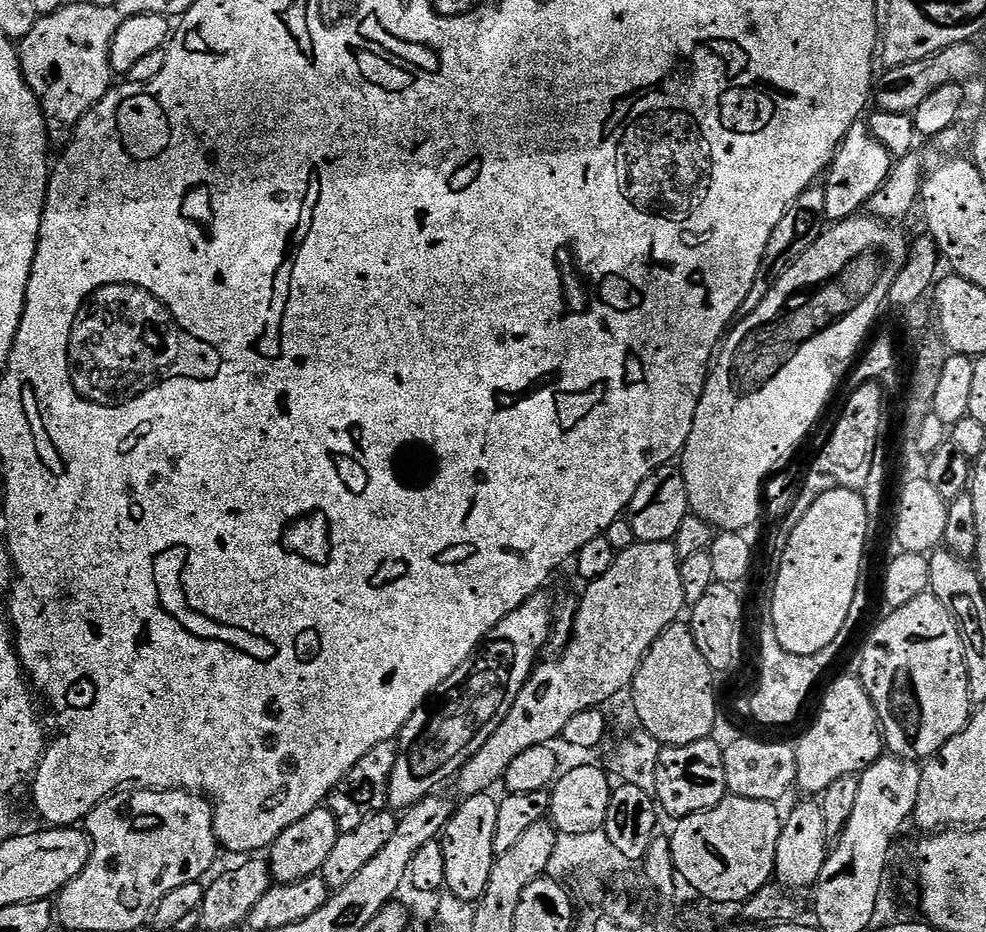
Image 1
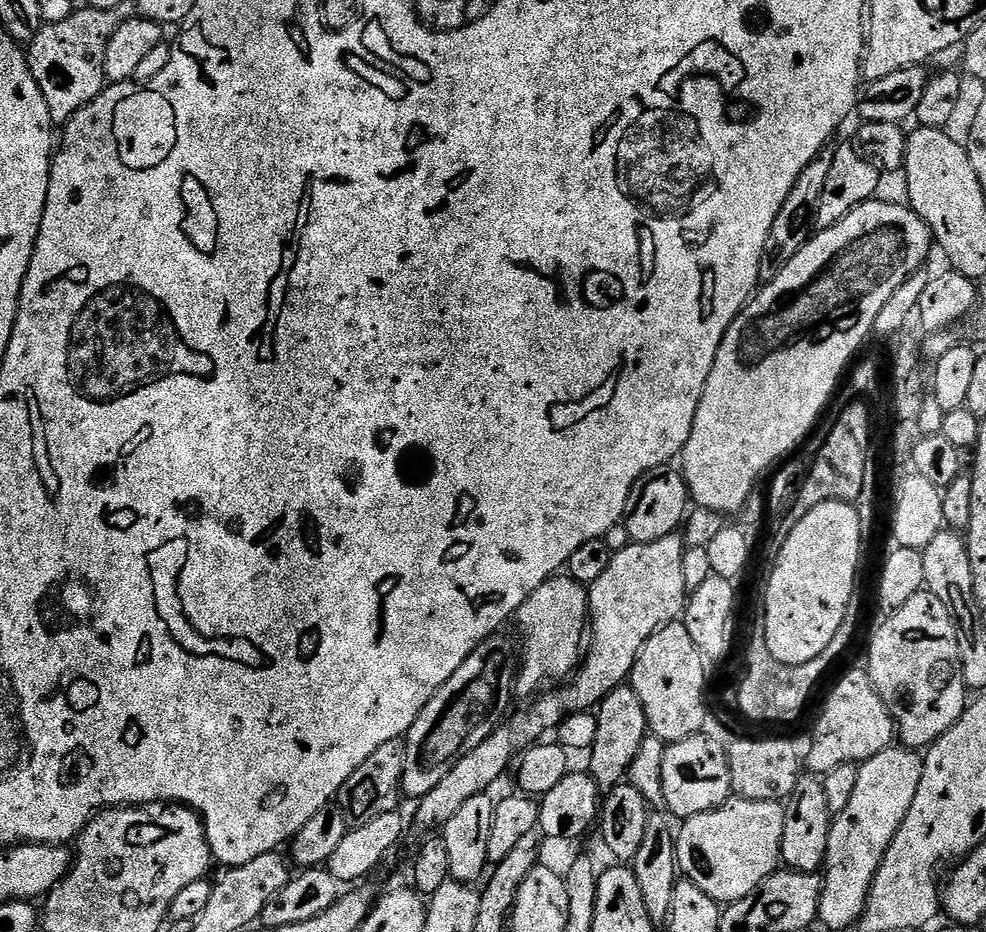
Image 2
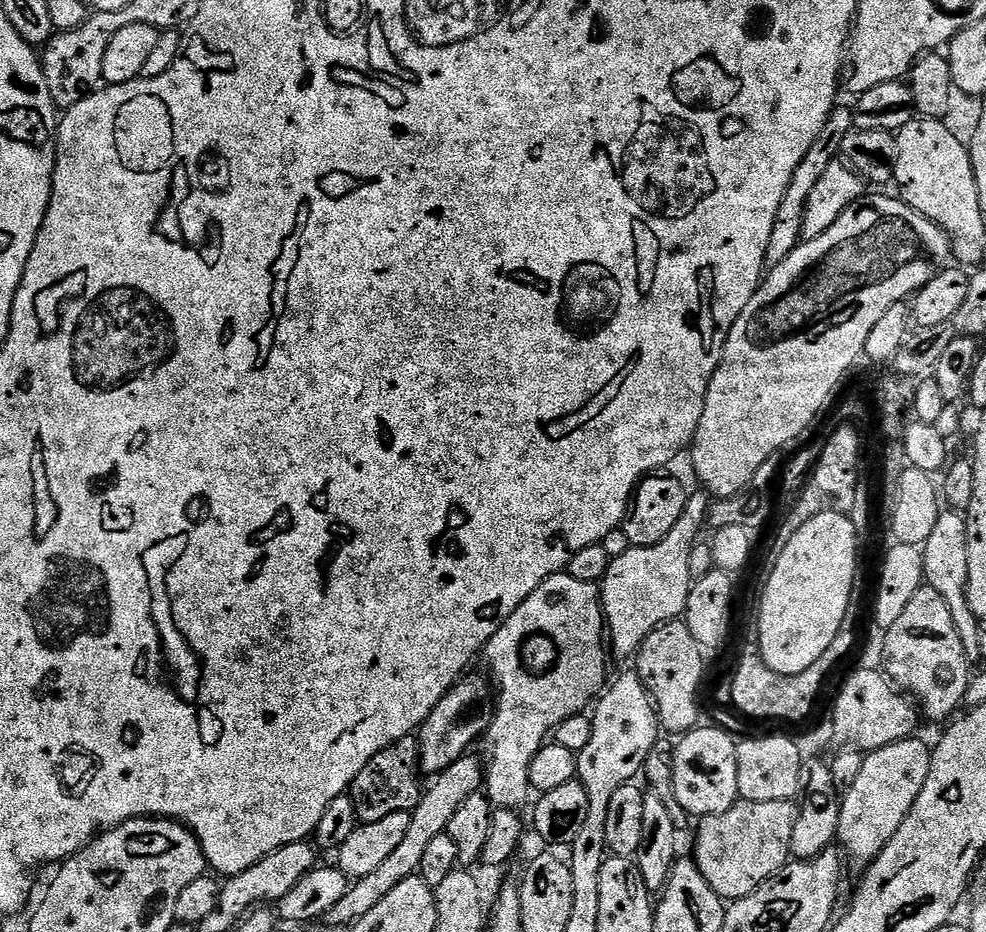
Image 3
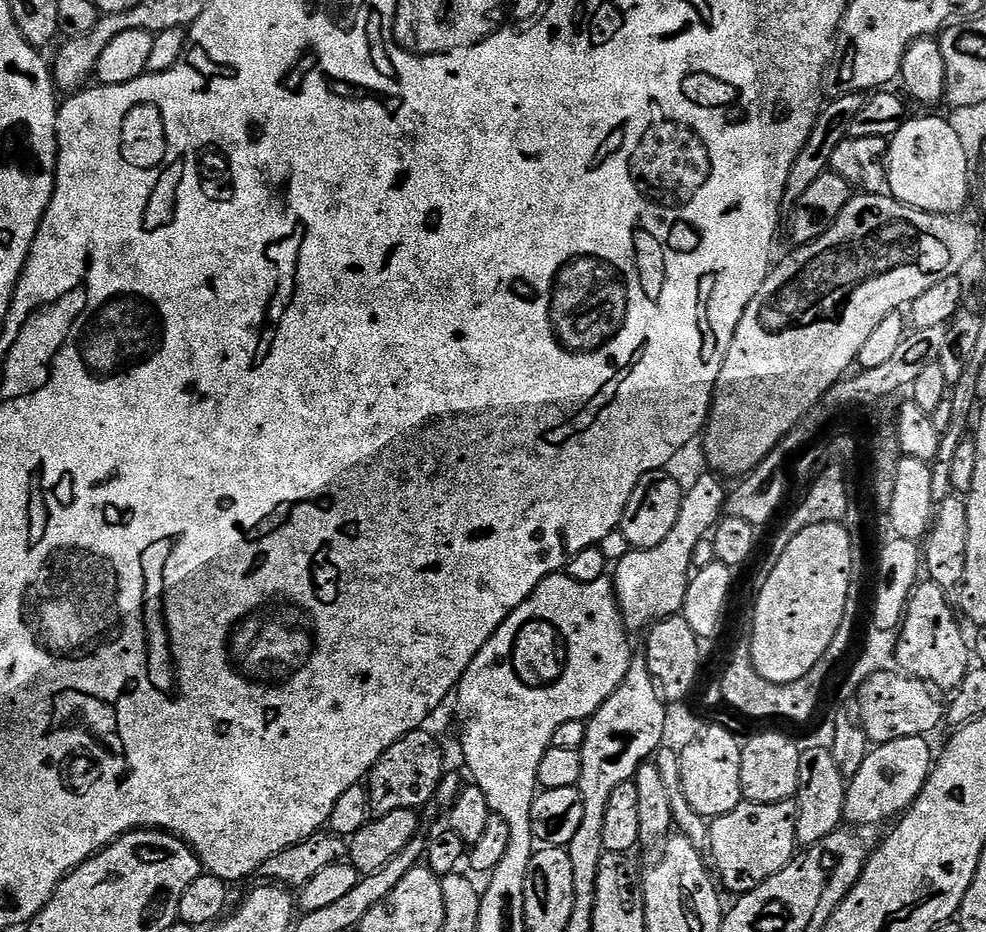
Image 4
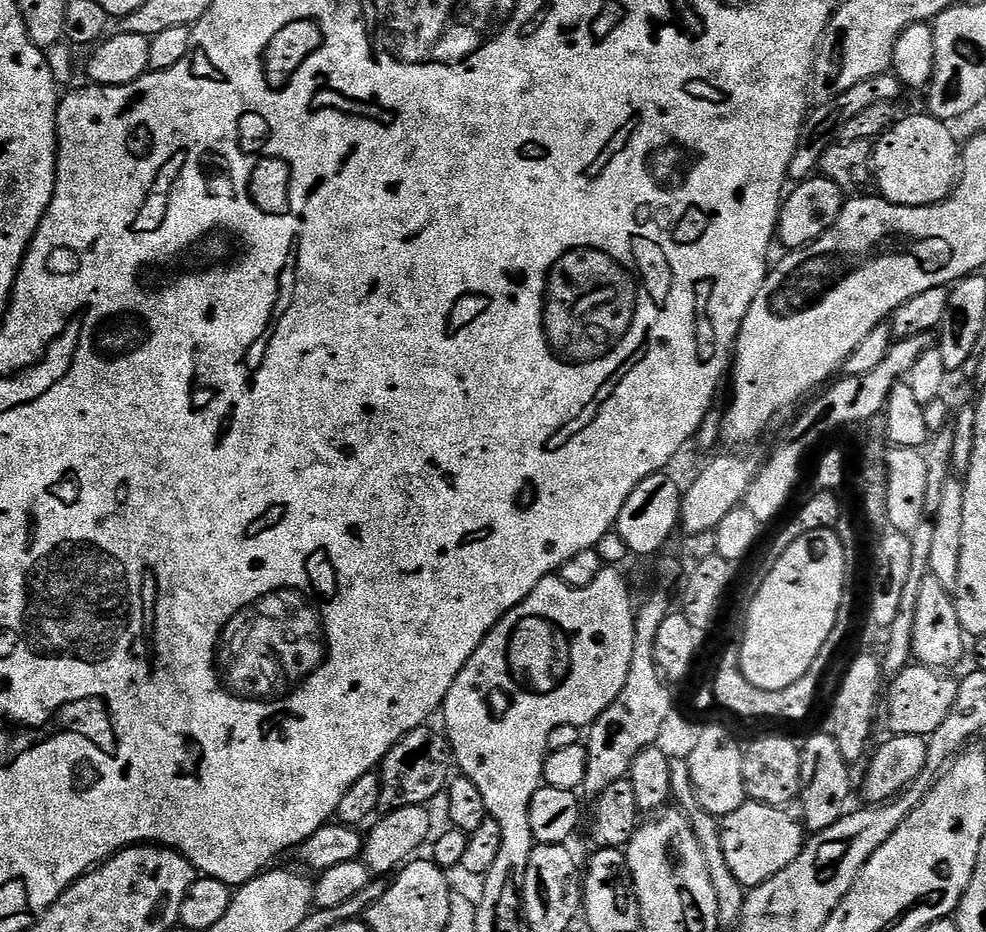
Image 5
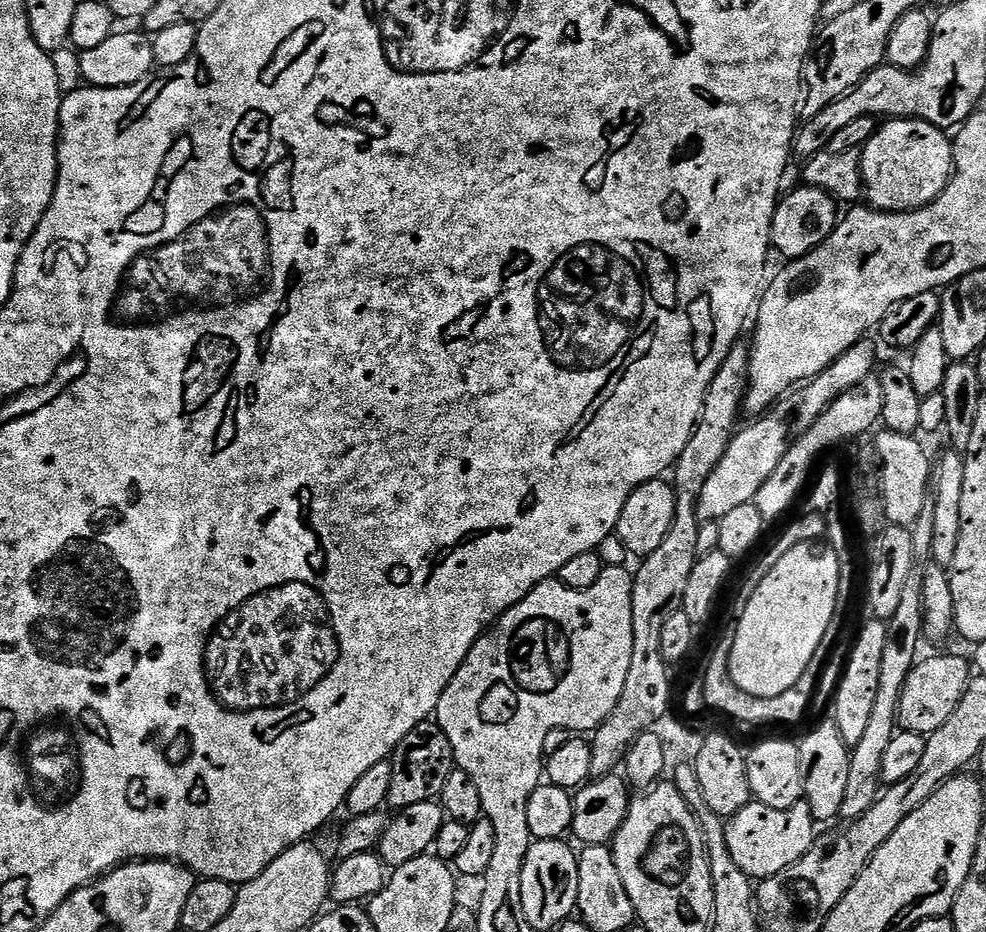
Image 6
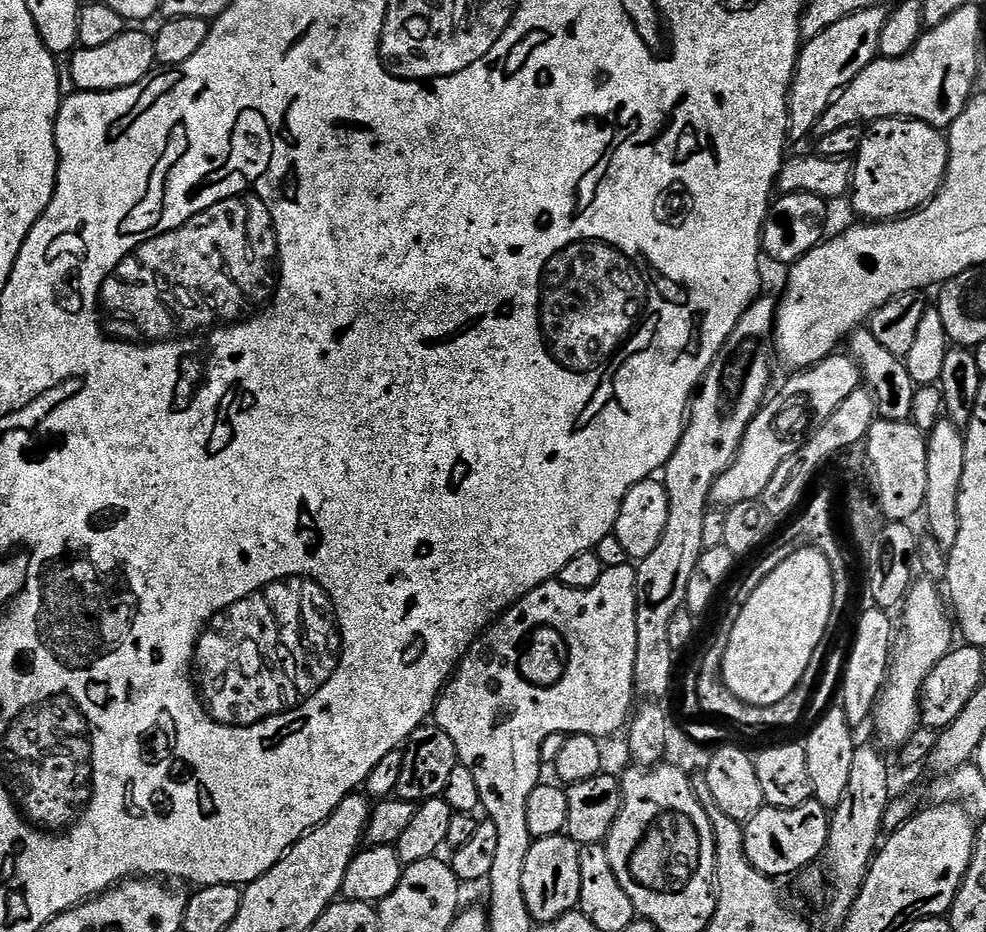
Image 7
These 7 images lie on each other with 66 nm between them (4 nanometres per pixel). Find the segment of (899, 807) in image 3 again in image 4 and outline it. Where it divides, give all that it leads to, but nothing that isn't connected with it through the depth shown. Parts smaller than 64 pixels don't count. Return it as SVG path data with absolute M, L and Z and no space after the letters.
M922 736L894 738L894 742L877 744L869 751L866 762L847 781L844 820L852 824L880 824L883 820L895 821L908 811L918 798L922 786L932 773L934 752L929 741Z

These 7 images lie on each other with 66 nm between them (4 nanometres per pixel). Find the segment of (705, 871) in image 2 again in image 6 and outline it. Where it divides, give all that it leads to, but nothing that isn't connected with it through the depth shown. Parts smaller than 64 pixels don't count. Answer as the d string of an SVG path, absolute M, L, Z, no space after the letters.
M807 802L796 804L790 810L774 810L774 806L747 804L726 824L725 836L734 864L753 882L769 880L786 871L812 848L818 839L818 821Z

